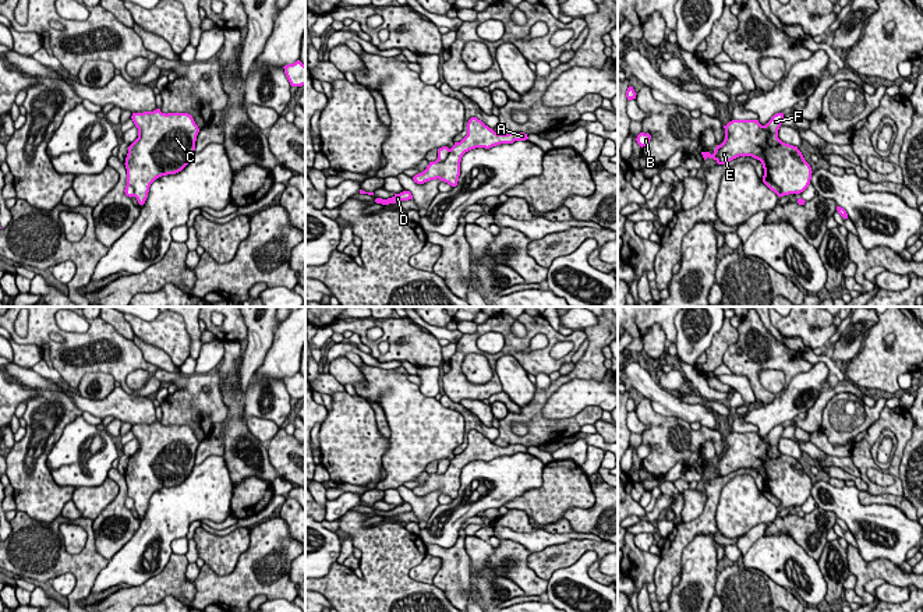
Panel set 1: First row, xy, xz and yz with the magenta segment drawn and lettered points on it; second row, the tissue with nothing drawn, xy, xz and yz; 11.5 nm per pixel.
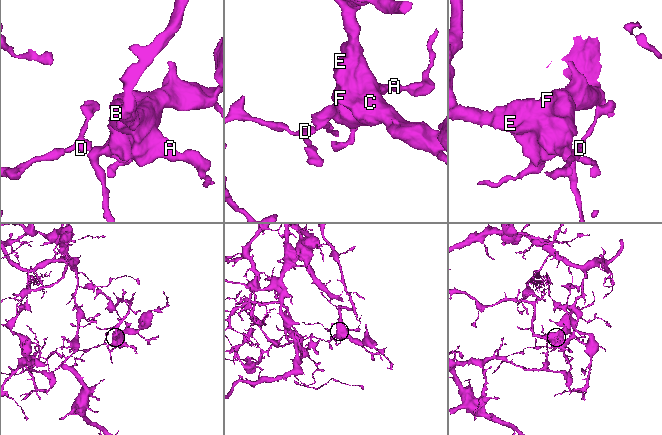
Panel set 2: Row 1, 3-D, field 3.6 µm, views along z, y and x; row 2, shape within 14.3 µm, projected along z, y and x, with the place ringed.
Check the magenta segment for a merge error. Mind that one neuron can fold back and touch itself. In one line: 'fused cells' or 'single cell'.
fused cells

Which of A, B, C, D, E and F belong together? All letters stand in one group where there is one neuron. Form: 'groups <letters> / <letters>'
groups A B C E F / D

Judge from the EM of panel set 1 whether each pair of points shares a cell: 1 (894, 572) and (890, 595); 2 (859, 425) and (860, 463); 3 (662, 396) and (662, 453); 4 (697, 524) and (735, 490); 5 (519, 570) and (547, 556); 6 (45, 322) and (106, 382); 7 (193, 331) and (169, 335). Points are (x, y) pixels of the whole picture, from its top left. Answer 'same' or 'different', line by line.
1: different
2: different
3: different
4: different
5: different
6: different
7: different

